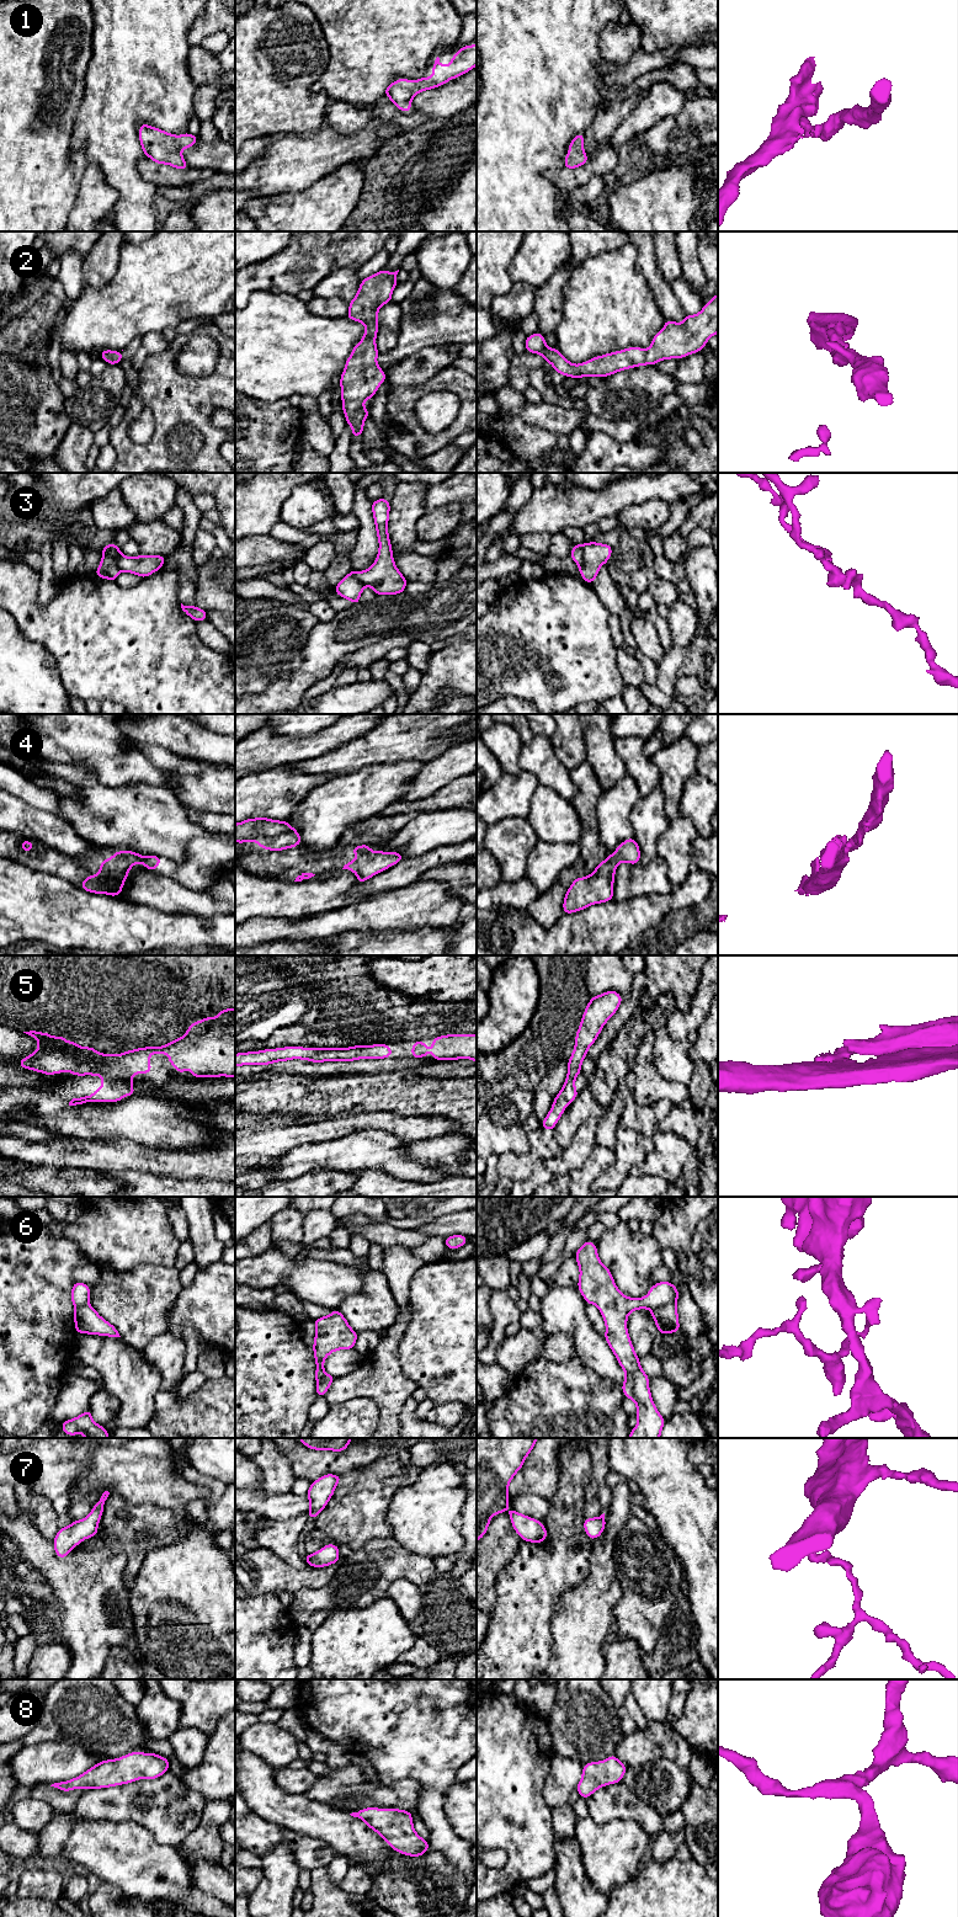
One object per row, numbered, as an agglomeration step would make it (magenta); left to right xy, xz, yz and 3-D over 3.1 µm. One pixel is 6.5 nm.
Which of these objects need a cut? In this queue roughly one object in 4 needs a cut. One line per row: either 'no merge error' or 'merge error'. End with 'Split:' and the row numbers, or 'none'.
1: no merge error
2: no merge error
3: merge error
4: no merge error
5: merge error
6: merge error
7: no merge error
8: no merge error
Split: 3, 5, 6

